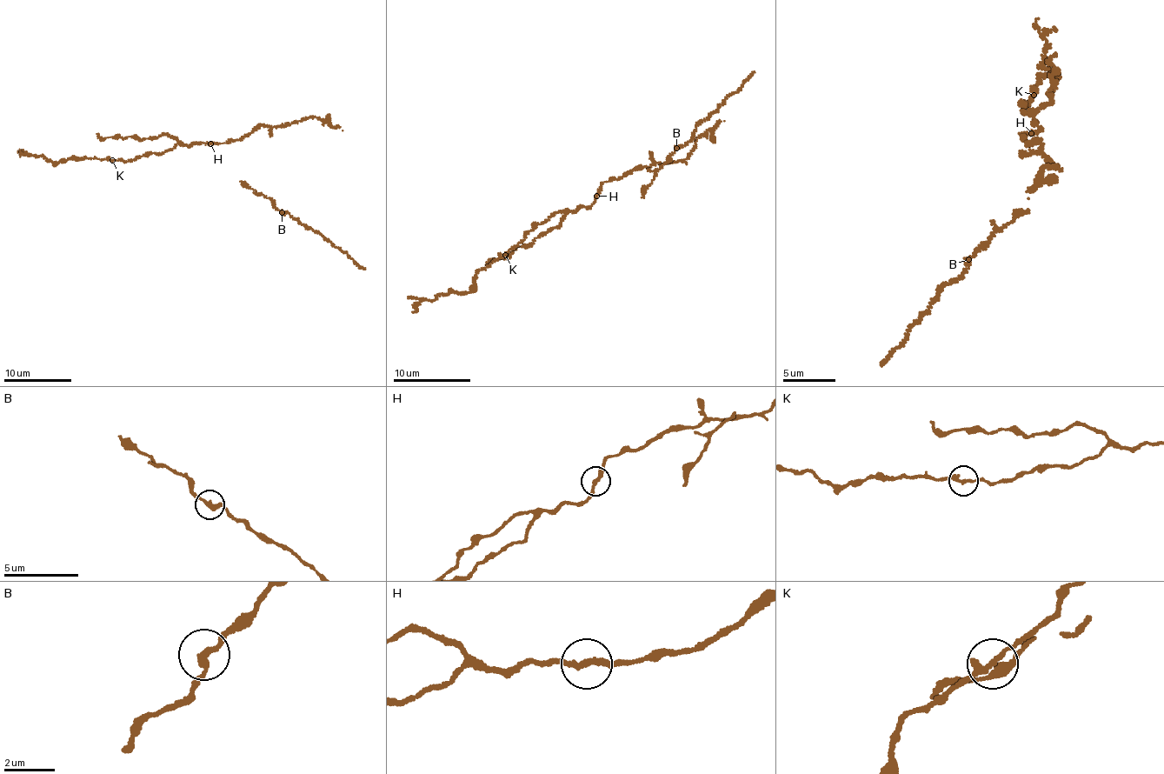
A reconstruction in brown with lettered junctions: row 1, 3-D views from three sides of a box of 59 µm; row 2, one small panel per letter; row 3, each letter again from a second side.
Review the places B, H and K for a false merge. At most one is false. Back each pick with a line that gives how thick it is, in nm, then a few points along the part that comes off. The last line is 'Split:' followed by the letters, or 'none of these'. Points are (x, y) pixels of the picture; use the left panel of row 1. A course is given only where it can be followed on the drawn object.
Split: none of these

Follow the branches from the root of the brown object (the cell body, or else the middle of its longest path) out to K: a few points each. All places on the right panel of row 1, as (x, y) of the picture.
K: (1024, 135), (1040, 129), (1028, 110), (1020, 110), (1022, 102), (1028, 104), (1034, 94)

